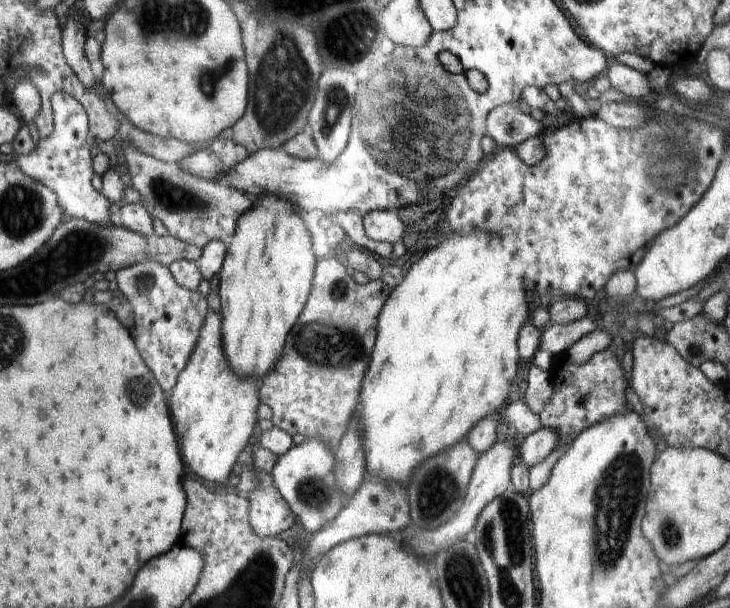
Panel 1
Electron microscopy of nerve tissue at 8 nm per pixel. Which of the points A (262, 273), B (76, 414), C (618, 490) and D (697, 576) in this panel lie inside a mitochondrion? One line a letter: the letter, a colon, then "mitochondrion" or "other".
A: other
B: other
C: mitochondrion
D: other

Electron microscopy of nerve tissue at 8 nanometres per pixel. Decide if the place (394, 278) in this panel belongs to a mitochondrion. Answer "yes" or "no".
no

